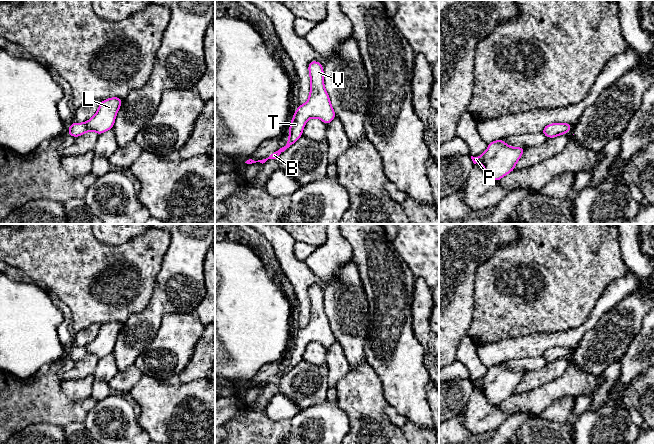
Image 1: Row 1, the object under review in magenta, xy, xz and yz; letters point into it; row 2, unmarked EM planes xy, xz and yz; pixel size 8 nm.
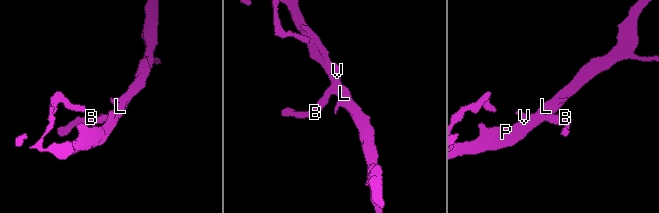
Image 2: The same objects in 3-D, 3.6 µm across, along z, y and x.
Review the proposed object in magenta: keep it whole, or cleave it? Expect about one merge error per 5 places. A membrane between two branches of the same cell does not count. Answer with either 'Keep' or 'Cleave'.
Keep

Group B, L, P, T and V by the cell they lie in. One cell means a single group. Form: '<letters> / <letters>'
B L P T V

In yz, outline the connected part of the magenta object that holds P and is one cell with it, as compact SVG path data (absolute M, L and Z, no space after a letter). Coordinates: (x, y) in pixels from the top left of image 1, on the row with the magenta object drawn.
M503 138L490 142L487 150L480 157L471 159L480 163L491 180L499 181L515 169L516 163L526 149L512 147L503 142Z

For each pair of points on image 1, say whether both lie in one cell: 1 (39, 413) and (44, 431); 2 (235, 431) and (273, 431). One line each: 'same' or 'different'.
1: different
2: same

